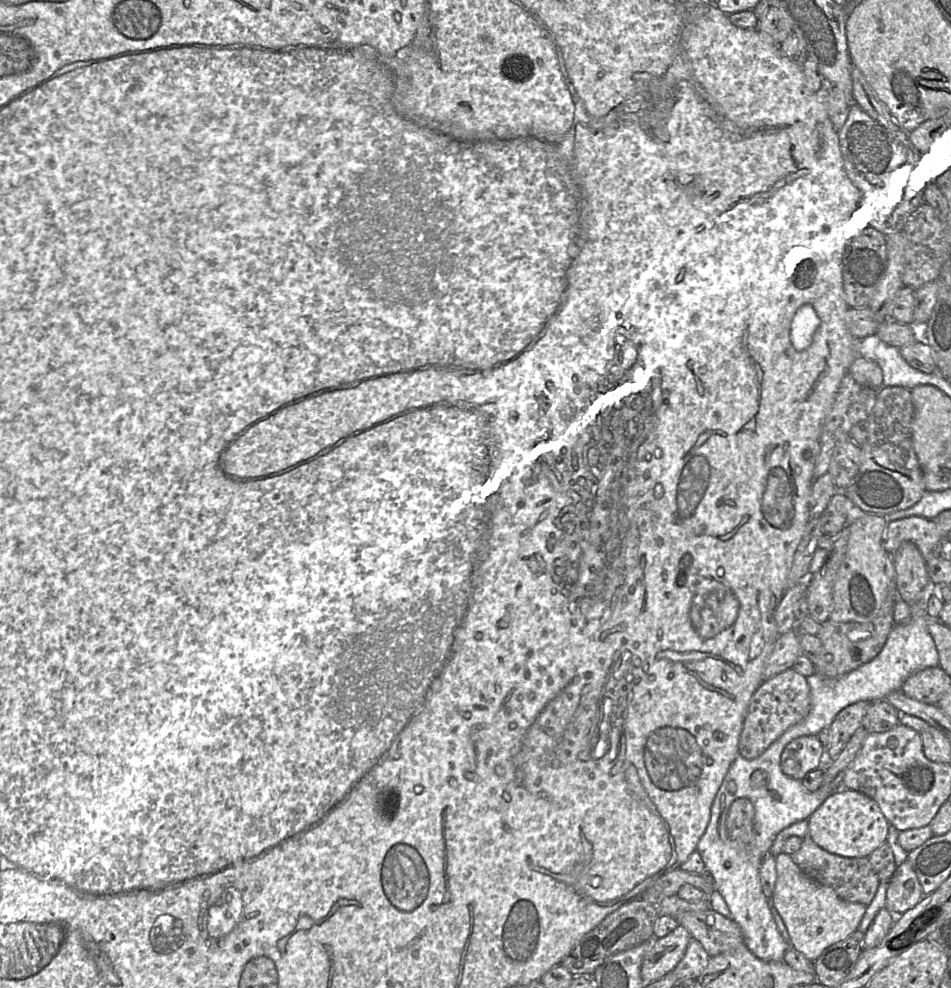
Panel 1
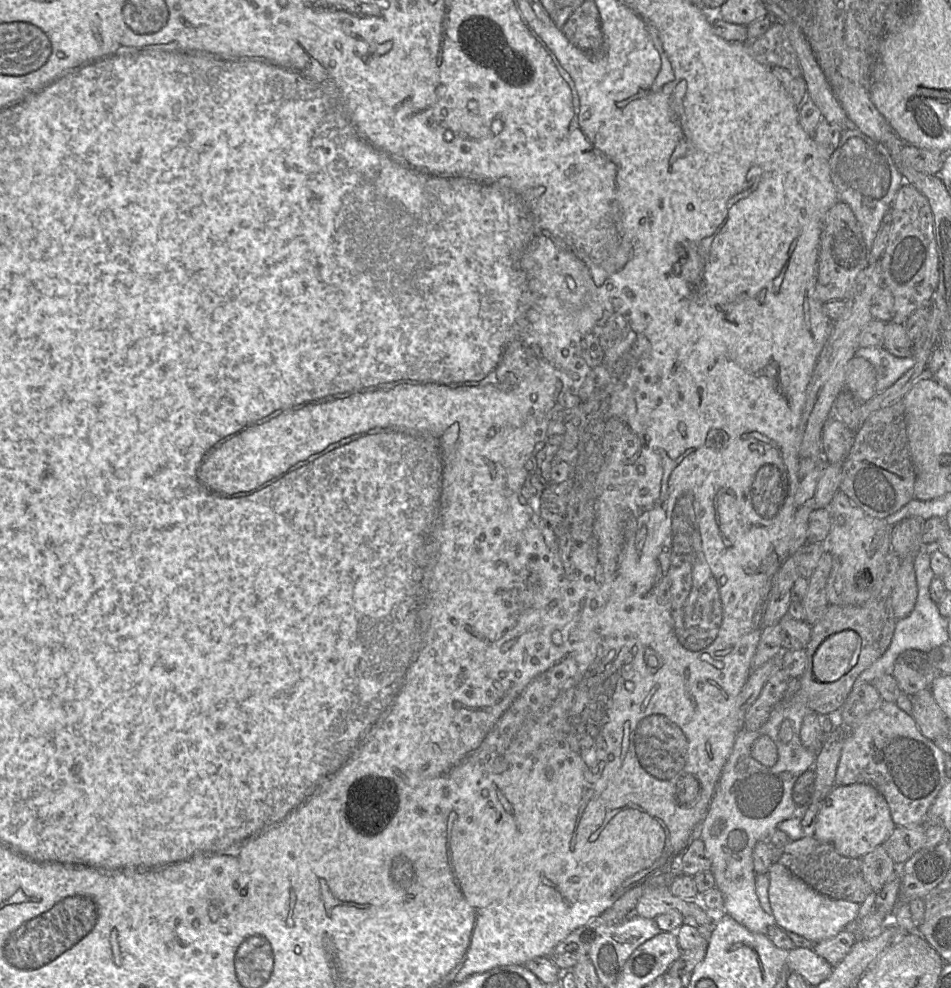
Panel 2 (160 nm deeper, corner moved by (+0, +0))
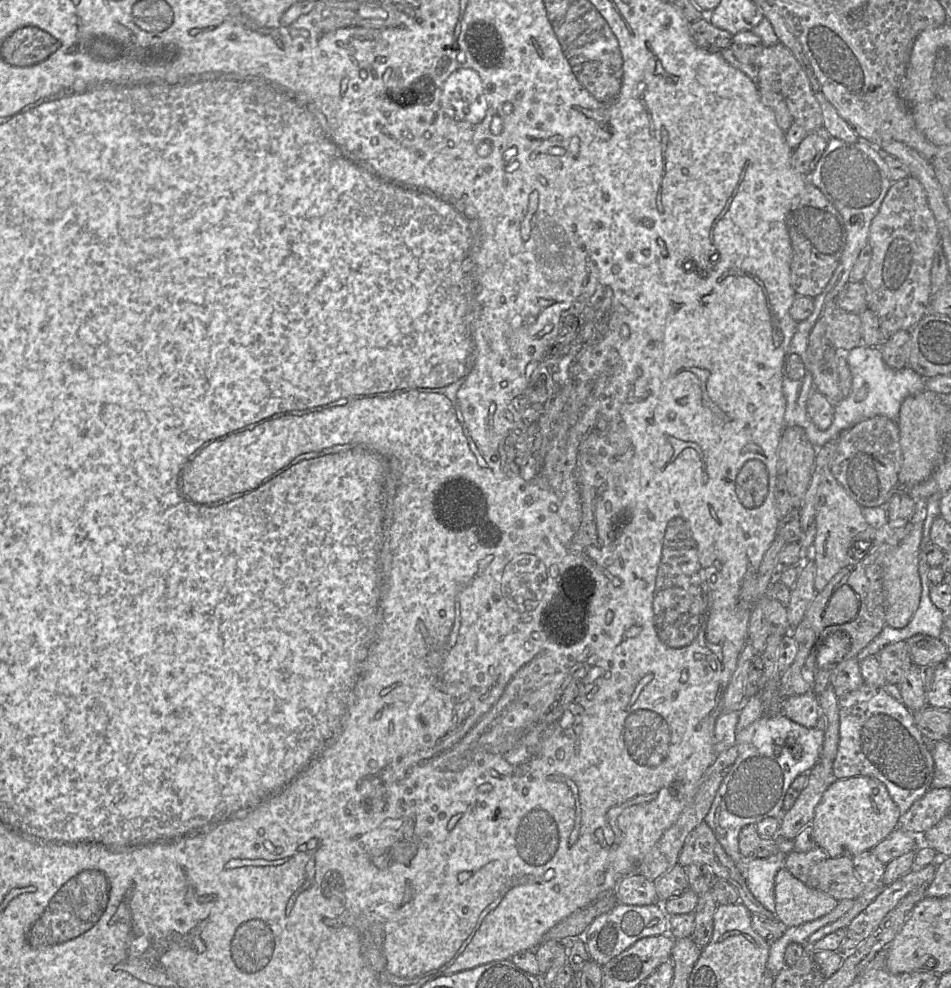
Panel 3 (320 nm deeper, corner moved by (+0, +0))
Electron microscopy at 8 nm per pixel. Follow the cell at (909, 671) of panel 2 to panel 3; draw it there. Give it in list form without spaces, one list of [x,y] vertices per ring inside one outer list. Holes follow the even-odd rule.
[[[906,641],[890,643],[877,654],[887,683],[899,685],[913,665]]]

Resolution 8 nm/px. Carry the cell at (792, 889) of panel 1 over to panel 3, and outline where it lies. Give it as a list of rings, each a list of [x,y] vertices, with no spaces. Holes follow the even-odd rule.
[[[785,867],[775,875],[774,895],[775,917],[787,928],[816,920],[838,904],[838,900],[808,887]]]

